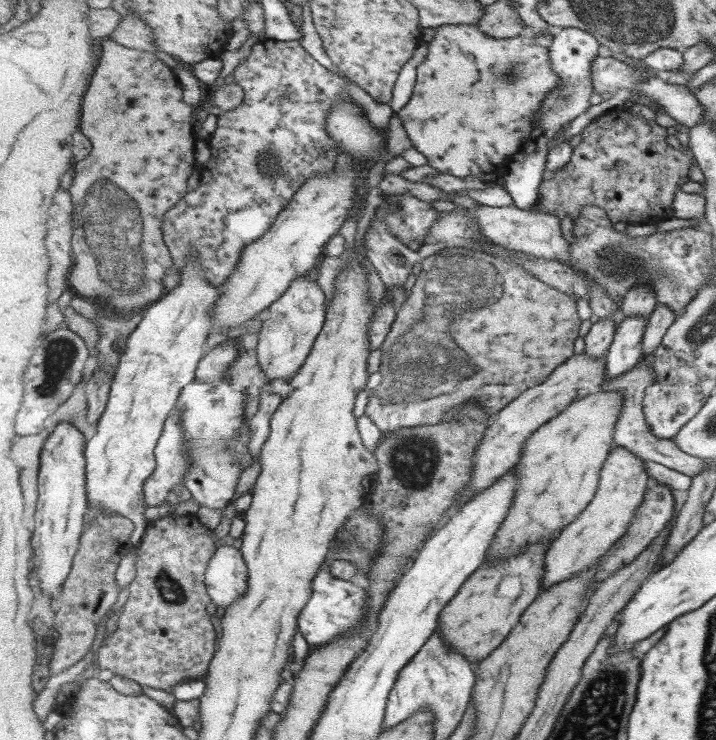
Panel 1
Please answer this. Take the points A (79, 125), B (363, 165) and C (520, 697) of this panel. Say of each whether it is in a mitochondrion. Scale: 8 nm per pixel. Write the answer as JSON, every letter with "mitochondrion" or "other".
{"A":"other","B":"other","C":"other"}

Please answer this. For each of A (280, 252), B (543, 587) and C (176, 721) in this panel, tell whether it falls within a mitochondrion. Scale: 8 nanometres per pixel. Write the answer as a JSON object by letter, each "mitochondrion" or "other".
{"A":"other","B":"other","C":"other"}

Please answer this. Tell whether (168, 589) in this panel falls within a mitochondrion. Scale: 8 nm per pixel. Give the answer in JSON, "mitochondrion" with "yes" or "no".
{"mitochondrion":"yes"}

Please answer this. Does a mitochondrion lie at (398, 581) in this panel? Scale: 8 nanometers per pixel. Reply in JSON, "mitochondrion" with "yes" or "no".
{"mitochondrion":"no"}

